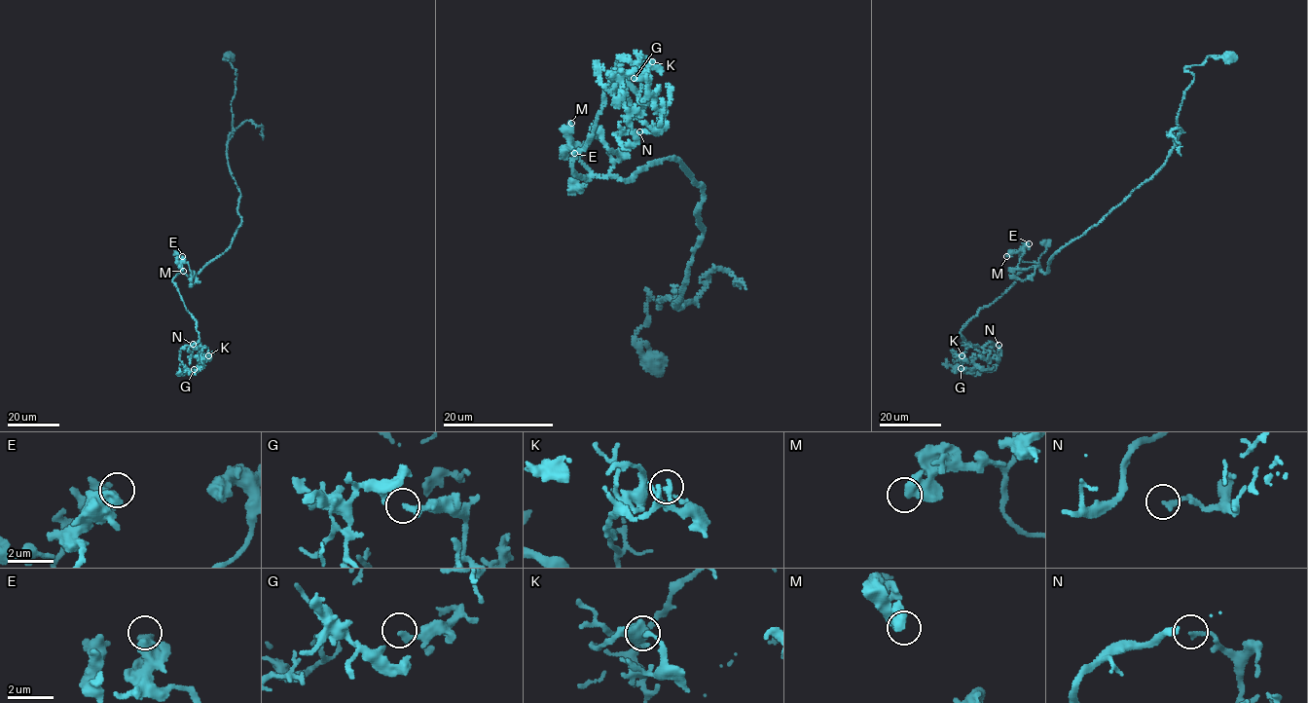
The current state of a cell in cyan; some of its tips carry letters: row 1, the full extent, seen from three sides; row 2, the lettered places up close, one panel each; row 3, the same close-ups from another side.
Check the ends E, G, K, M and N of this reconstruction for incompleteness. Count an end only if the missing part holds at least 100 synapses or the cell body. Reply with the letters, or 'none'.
none

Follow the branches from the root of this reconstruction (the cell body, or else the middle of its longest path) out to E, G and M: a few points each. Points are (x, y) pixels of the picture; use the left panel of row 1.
E: (229, 55), (224, 59), (236, 75), (227, 151), (242, 219), (228, 248), (196, 275), (182, 256)
G: (229, 55), (236, 75), (227, 151), (242, 219), (226, 250), (195, 276), (172, 279), (197, 326), (194, 369)
M: (229, 55), (224, 59), (236, 75), (227, 151), (242, 219), (226, 250), (195, 276), (178, 267), (183, 271)

